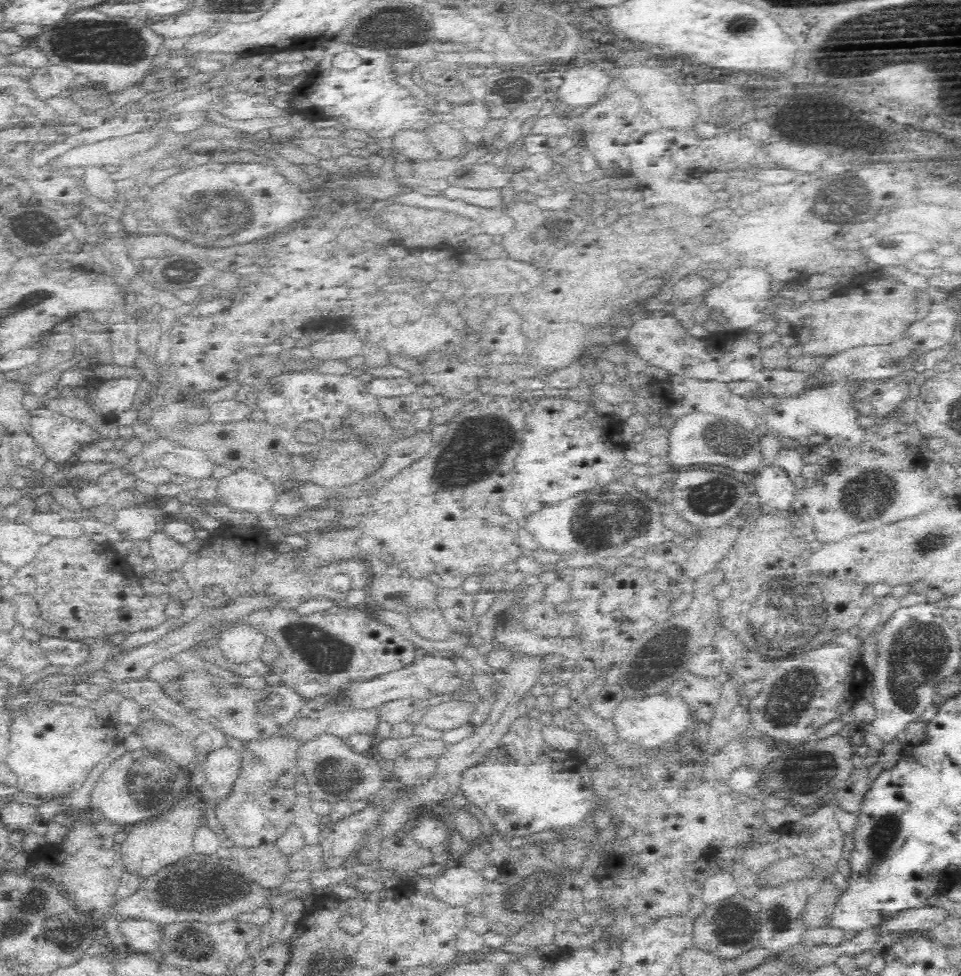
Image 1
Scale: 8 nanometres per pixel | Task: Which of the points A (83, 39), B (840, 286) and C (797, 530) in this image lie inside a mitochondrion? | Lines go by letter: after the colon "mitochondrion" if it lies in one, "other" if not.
A: mitochondrion
B: other
C: other

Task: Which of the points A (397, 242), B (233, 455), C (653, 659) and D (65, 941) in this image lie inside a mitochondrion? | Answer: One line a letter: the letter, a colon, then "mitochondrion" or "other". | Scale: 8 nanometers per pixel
A: other
B: other
C: mitochondrion
D: mitochondrion

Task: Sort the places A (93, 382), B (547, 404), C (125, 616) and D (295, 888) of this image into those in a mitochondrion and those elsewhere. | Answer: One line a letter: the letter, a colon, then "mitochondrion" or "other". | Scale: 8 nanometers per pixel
A: other
B: other
C: other
D: other

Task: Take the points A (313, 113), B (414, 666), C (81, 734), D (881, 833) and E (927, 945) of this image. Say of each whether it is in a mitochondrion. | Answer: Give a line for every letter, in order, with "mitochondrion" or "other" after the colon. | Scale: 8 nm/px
A: other
B: other
C: other
D: mitochondrion
E: other

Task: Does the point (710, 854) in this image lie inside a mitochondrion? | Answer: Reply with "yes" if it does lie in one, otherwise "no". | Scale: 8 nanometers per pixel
no

